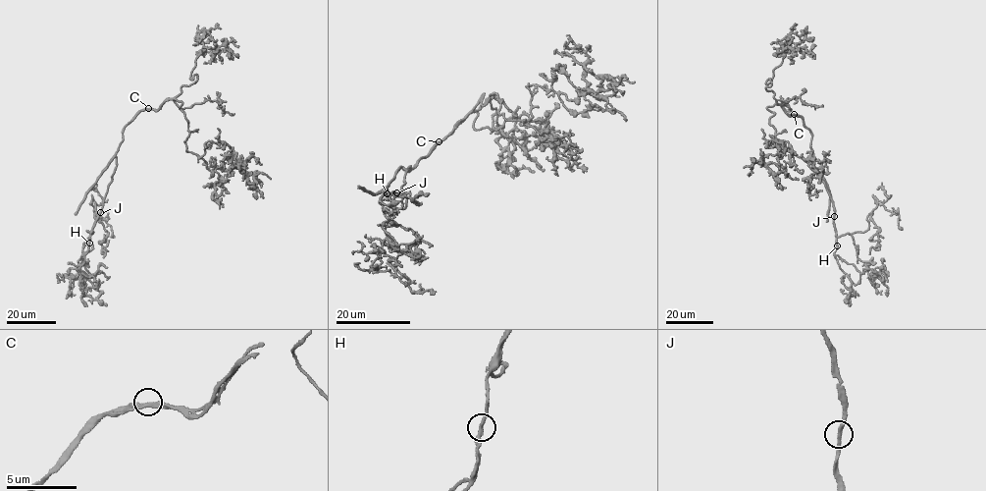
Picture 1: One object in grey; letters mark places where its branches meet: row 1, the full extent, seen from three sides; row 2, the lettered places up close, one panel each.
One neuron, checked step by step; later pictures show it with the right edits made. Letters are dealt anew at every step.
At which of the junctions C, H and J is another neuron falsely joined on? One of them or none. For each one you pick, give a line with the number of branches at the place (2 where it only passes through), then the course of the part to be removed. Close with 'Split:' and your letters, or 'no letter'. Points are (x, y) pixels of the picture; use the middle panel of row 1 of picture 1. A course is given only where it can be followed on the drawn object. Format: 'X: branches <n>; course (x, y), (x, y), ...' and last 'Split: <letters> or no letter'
Split: no letter

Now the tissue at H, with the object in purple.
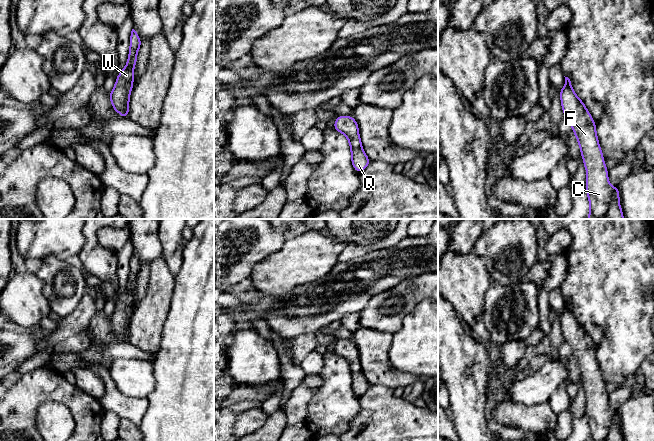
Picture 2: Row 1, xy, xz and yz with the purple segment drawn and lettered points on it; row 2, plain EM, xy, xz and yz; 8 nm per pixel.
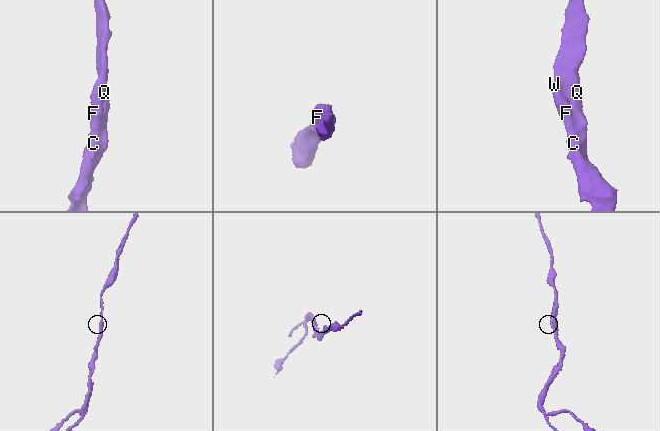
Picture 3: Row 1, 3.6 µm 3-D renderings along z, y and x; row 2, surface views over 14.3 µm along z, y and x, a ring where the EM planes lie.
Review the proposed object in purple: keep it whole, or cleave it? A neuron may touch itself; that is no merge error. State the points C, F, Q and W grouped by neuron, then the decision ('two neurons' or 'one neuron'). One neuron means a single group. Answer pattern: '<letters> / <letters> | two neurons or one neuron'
C F Q W | one neuron

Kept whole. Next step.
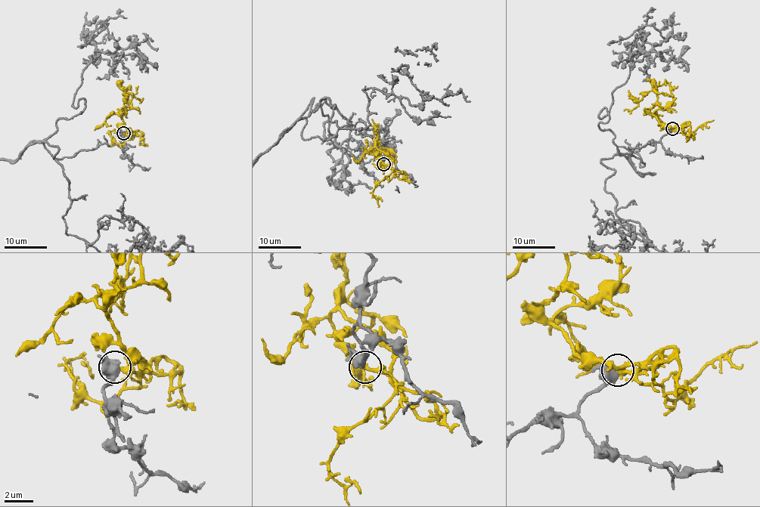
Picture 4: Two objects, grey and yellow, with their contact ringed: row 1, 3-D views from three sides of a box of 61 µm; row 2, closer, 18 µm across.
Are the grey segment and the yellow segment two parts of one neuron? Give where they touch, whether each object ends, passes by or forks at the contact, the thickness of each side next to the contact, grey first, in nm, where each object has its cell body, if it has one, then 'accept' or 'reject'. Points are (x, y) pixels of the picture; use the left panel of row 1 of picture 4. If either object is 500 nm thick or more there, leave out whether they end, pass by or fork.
at (123, 133); grey forks there; yellow ends there; 480 nm thick on the grey side, 280 nm on the other; no cell body on grey; no cell body on yellow; accept

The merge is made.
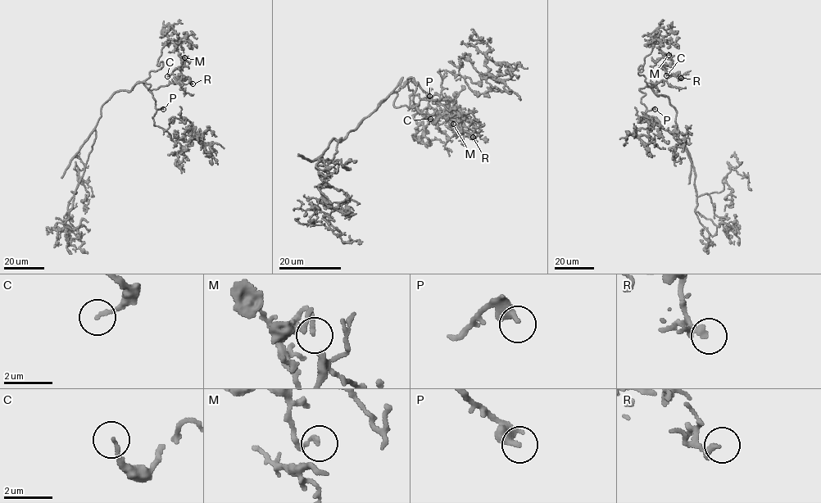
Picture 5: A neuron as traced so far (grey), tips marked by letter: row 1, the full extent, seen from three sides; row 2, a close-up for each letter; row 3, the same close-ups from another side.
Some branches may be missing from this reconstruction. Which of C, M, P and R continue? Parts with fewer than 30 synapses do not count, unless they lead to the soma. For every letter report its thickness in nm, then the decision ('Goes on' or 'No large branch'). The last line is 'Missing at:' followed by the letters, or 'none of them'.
C: Thickness 160 nm. No large branch
M: Thickness 200 nm. No large branch
P: Thickness 320 nm. Goes on
R: Thickness 220 nm. No large branch
Missing at: P

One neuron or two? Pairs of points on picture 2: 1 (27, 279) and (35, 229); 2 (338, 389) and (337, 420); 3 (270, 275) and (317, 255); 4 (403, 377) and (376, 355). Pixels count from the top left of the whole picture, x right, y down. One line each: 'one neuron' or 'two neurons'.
1: two neurons
2: one neuron
3: one neuron
4: one neuron

